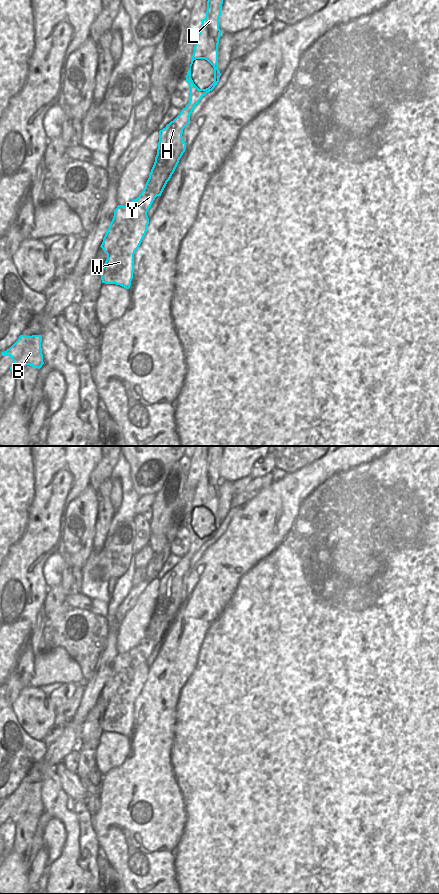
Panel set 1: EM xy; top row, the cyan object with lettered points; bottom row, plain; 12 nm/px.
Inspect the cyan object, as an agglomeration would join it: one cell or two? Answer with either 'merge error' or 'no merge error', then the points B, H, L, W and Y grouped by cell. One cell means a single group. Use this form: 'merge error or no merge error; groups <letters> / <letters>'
merge error; groups B H L Y / W

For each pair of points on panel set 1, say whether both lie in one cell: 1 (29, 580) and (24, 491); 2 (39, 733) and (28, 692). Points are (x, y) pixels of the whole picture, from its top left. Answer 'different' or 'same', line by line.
1: same
2: same

